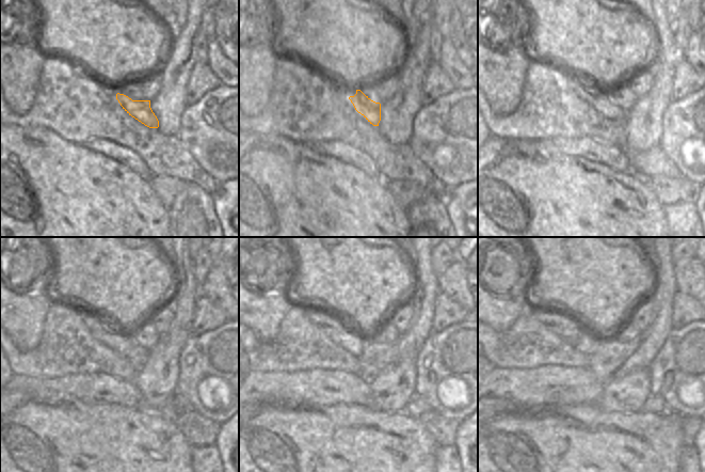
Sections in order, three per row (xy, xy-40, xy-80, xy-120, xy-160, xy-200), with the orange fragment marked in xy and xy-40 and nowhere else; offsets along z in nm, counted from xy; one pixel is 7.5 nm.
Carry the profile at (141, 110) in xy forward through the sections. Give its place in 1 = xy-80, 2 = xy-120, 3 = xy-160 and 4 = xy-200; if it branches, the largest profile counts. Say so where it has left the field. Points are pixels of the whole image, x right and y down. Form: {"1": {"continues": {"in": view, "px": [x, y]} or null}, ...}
{"1": {"continues": {"in": "xy-80", "px": [602, 105]}}, "2": {"continues": {"in": "xy-120", "px": [123, 343]}}, "3": {"continues": {"in": "xy-160", "px": [353, 342]}}, "4": {"continues": {"in": "xy-200", "px": [565, 326]}}}

